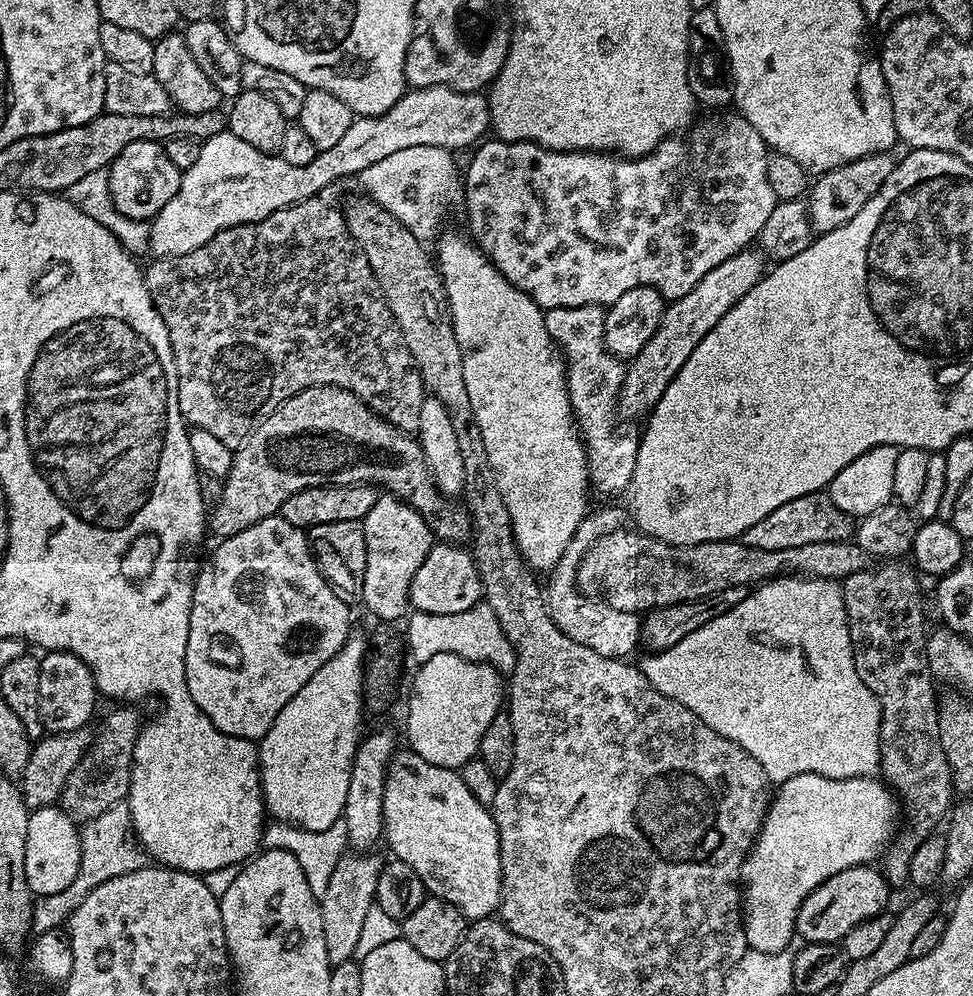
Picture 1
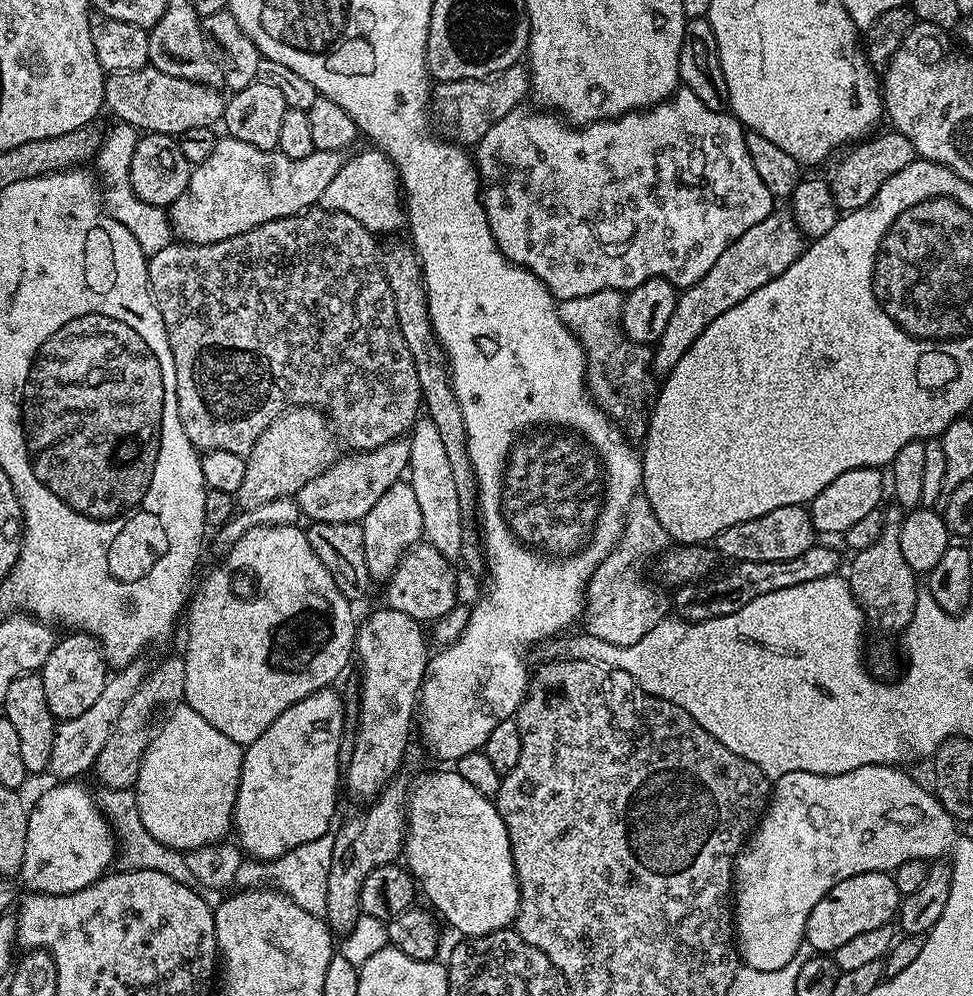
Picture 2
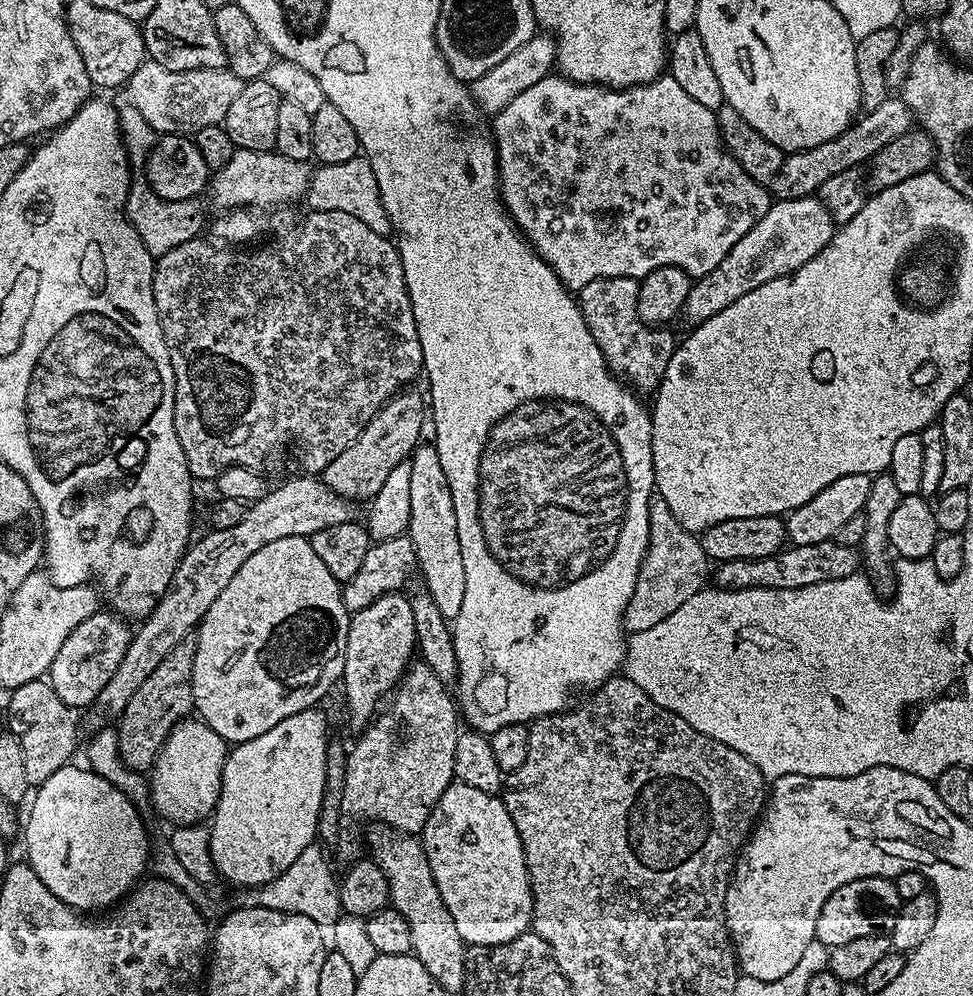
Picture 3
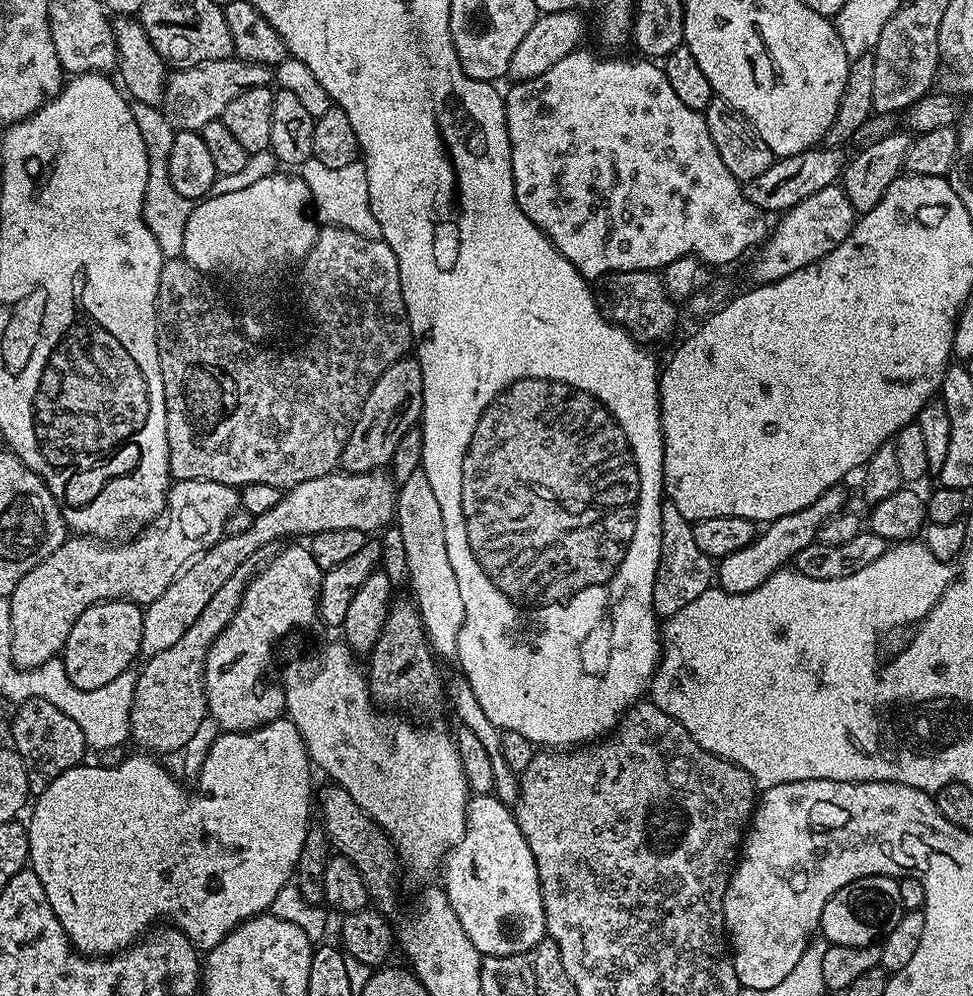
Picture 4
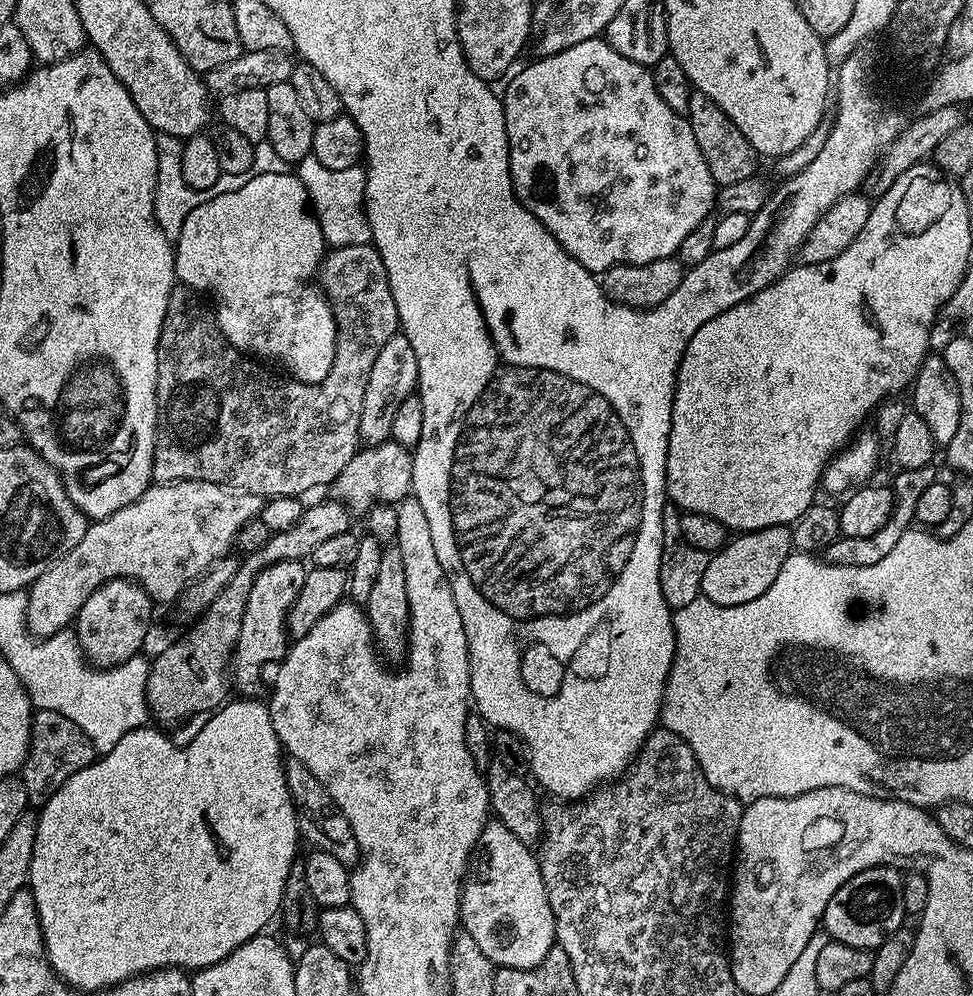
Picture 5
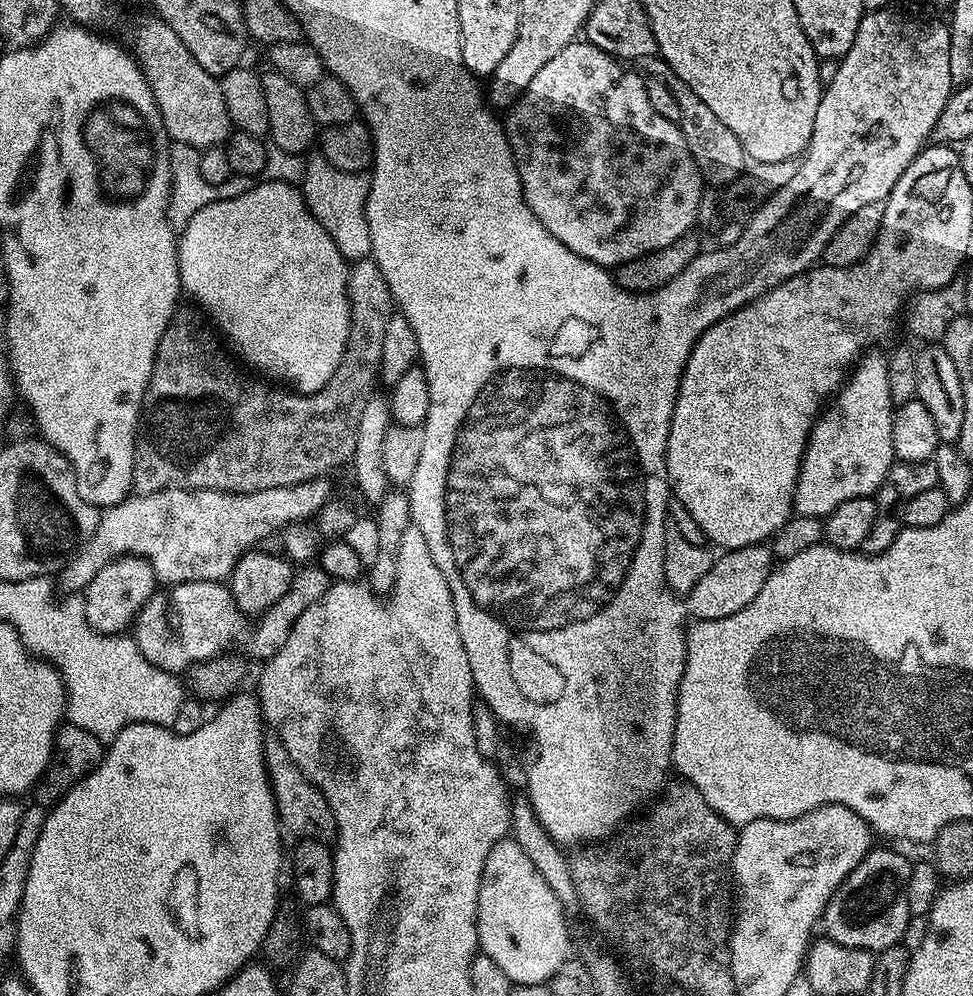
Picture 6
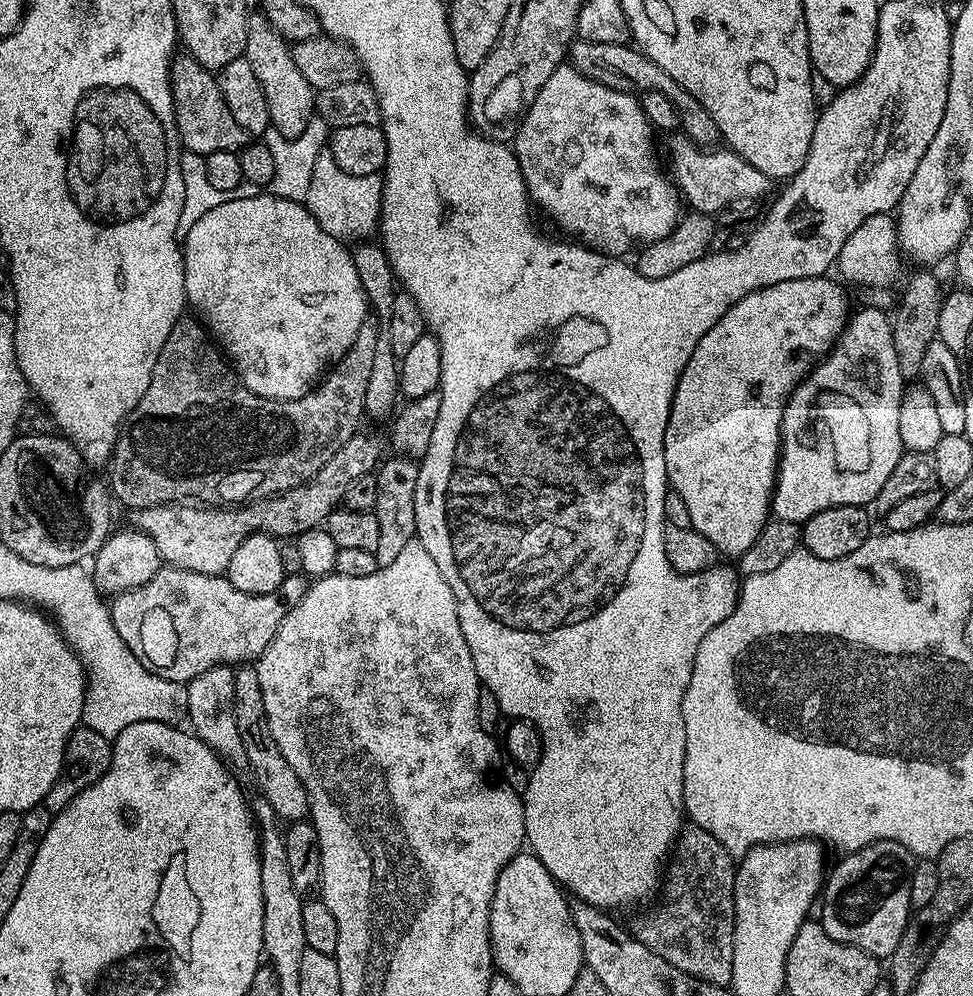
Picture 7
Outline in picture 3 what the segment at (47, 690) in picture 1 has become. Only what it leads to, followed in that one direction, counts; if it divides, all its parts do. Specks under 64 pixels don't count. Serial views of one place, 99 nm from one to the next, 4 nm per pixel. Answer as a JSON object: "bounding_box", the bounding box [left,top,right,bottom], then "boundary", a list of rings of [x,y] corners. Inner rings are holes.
{"bounding_box":[46,610,133,709],"boundary":[[[98,610],[86,618],[86,622],[78,625],[70,633],[70,638],[62,642],[62,650],[58,650],[50,666],[46,679],[54,694],[58,694],[58,698],[62,698],[70,709],[91,709],[98,694],[102,694],[102,689],[106,687],[106,682],[114,678],[114,670],[118,670],[118,662],[122,662],[126,654],[132,633],[133,629],[121,617],[108,610]]]}

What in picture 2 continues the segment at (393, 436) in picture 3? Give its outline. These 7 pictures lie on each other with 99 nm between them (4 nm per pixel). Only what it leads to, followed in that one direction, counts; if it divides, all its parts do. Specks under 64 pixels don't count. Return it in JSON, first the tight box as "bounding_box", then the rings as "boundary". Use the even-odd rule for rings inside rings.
{"bounding_box":[294,438,410,524],"boundary":[[[399,438],[386,442],[377,448],[356,450],[352,456],[341,455],[318,478],[310,478],[302,490],[298,490],[294,497],[296,505],[300,507],[301,517],[313,524],[322,522],[350,522],[363,521],[366,514],[370,514],[374,502],[390,490],[408,471],[410,446],[407,439]]]}

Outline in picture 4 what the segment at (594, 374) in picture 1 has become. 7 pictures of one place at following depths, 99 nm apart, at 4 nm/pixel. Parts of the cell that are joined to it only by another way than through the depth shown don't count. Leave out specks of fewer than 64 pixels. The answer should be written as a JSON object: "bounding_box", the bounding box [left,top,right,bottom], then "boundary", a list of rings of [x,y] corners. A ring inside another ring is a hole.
{"bounding_box":[595,270,677,341],"boundary":[[[656,270],[646,272],[608,272],[599,277],[595,285],[596,304],[600,311],[612,321],[641,341],[664,340],[676,328],[677,301],[664,288],[661,273]]]}

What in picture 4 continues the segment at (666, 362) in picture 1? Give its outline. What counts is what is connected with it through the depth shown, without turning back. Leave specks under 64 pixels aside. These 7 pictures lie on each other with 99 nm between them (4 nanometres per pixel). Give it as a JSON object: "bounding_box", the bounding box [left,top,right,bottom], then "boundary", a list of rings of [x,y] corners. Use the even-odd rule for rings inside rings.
{"bounding_box":[748,183,857,284],"boundary":[[[839,183],[818,190],[818,194],[810,194],[810,198],[783,213],[767,239],[755,249],[756,261],[748,268],[751,283],[769,284],[778,278],[786,278],[786,274],[794,274],[794,270],[802,270],[802,266],[810,266],[810,262],[818,262],[830,254],[834,246],[846,242],[857,219],[856,208]]]}

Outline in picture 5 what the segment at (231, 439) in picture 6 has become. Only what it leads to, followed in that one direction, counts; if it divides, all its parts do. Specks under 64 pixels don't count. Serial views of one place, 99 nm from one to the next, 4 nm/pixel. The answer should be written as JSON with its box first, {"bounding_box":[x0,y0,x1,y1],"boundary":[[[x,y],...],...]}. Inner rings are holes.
{"bounding_box":[152,244,400,498],"boundary":[[[359,244],[358,246],[342,246],[332,248],[325,255],[320,264],[318,273],[318,287],[328,300],[332,313],[336,319],[336,349],[334,350],[334,366],[330,366],[330,374],[322,378],[317,384],[303,384],[300,380],[283,378],[279,380],[252,364],[236,364],[238,353],[235,346],[226,339],[222,330],[216,325],[213,309],[191,288],[183,286],[173,287],[168,296],[166,318],[162,322],[162,330],[158,338],[158,370],[156,371],[156,441],[154,442],[154,456],[152,458],[152,478],[157,484],[169,484],[179,480],[201,480],[225,484],[231,488],[241,488],[250,494],[261,498],[273,496],[299,496],[304,492],[312,492],[315,488],[331,485],[333,480],[346,470],[358,449],[361,447],[360,419],[362,418],[362,398],[366,395],[366,381],[370,379],[370,370],[374,370],[374,358],[382,351],[382,346],[390,342],[390,338],[397,335],[400,327],[398,306],[394,306],[394,294],[390,294],[390,278],[386,278],[386,266],[382,266],[382,258],[372,244]]]}

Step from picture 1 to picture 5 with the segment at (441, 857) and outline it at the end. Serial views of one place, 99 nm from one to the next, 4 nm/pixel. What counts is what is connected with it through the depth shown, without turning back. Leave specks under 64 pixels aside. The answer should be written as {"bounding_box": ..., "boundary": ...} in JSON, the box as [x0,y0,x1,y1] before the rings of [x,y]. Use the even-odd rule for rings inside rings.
{"bounding_box":[460,818,556,968],"boundary":[[[495,818],[489,819],[482,830],[464,877],[464,887],[460,889],[460,924],[463,931],[478,942],[478,950],[490,958],[492,965],[502,968],[536,968],[556,944],[554,914],[548,905],[537,853]]]}

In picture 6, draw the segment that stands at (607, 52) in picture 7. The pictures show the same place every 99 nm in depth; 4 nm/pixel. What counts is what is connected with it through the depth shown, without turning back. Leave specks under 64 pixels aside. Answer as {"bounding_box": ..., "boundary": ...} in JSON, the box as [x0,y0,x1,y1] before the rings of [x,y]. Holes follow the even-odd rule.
{"bounding_box":[642,55,748,186],"boundary":[[[659,55],[648,57],[643,61],[642,68],[649,77],[666,82],[666,86],[670,86],[670,90],[674,90],[674,98],[678,98],[678,107],[682,109],[679,126],[701,177],[709,185],[727,186],[735,181],[747,169],[748,159],[745,148],[735,137],[734,132],[710,111],[710,106],[706,106],[706,102],[702,102],[702,98],[698,98],[698,94],[694,94],[694,90],[690,90],[690,86],[686,86],[686,82],[682,82],[682,78],[673,74],[668,63],[661,60]]]}

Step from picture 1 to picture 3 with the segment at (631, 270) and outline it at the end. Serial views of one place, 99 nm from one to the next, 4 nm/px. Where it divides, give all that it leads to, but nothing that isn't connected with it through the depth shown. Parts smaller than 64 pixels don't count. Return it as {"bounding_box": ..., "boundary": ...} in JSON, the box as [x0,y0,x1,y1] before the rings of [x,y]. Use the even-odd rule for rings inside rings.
{"bounding_box":[490,74,773,293],"boundary":[[[550,74],[542,82],[534,82],[527,90],[522,90],[518,98],[510,101],[506,110],[495,113],[490,124],[492,136],[496,140],[496,161],[500,175],[500,201],[504,210],[519,228],[524,239],[531,244],[543,260],[552,267],[554,274],[564,283],[569,292],[579,293],[586,282],[594,278],[634,278],[640,280],[650,270],[662,266],[678,266],[687,276],[699,278],[710,274],[742,234],[746,234],[766,214],[773,197],[765,185],[750,178],[742,166],[734,159],[724,140],[720,137],[720,127],[716,121],[716,112],[701,106],[695,98],[690,98],[671,74],[662,74],[648,84],[639,84],[633,88],[605,88],[603,84],[575,84],[559,74]]]}

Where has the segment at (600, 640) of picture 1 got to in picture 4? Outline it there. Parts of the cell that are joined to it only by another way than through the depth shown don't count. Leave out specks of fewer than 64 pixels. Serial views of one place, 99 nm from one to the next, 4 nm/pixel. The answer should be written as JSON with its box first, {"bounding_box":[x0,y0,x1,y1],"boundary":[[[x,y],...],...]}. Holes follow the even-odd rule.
{"bounding_box":[652,502,714,618],"boundary":[[[664,502],[660,506],[660,565],[654,578],[652,609],[657,617],[667,618],[678,614],[682,606],[694,602],[698,594],[714,584],[714,560],[702,554],[694,542],[693,525],[682,518],[678,506]]]}

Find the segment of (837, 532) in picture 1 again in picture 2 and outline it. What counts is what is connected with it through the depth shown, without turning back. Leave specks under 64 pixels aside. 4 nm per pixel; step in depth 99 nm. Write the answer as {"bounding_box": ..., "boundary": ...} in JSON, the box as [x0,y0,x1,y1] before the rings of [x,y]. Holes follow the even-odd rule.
{"bounding_box":[714,504,818,561],"boundary":[[[801,504],[794,506],[780,506],[770,510],[769,514],[759,515],[758,518],[747,522],[738,522],[730,526],[722,534],[716,536],[714,546],[721,557],[730,558],[729,561],[785,561],[796,558],[803,551],[813,547],[818,533],[813,525],[811,511]]]}

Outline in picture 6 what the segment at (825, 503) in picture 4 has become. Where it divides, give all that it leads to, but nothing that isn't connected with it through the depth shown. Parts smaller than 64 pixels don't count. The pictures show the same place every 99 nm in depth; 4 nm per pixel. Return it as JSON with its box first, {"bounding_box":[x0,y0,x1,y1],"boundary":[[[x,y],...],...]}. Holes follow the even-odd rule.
{"bounding_box":[686,543,774,618],"boundary":[[[767,543],[734,548],[725,551],[715,557],[712,569],[706,574],[698,586],[688,593],[686,603],[696,618],[715,618],[717,616],[729,616],[742,606],[754,602],[758,590],[766,582],[766,578],[772,573],[774,567],[774,552]]]}

